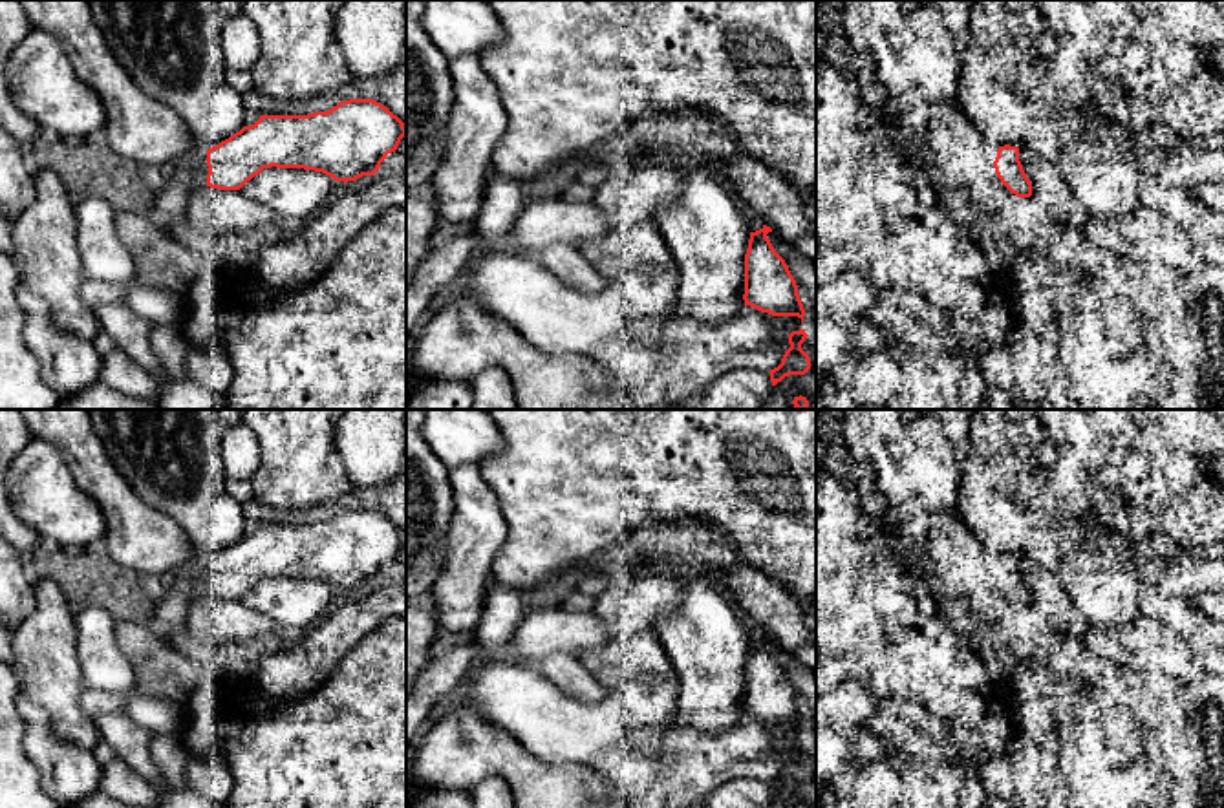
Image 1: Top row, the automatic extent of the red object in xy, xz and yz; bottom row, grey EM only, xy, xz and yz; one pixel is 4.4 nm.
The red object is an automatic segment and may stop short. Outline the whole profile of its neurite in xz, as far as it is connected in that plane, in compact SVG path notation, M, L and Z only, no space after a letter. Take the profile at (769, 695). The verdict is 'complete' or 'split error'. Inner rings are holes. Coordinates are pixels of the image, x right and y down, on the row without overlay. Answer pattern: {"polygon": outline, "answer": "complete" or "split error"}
{"polygon": "M763 634L750 642L745 664L745 715L772 726L798 726L803 733L805 718L798 704L798 695L785 669L774 660Z", "answer": "complete"}

